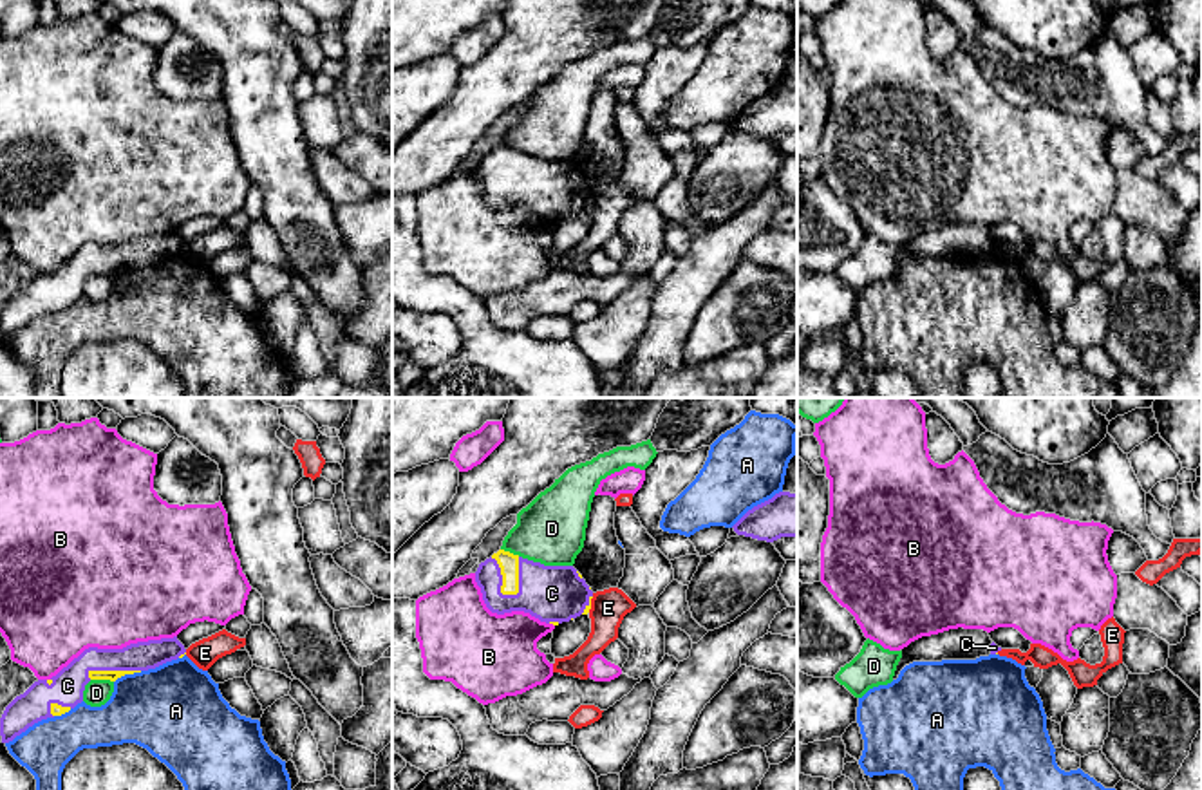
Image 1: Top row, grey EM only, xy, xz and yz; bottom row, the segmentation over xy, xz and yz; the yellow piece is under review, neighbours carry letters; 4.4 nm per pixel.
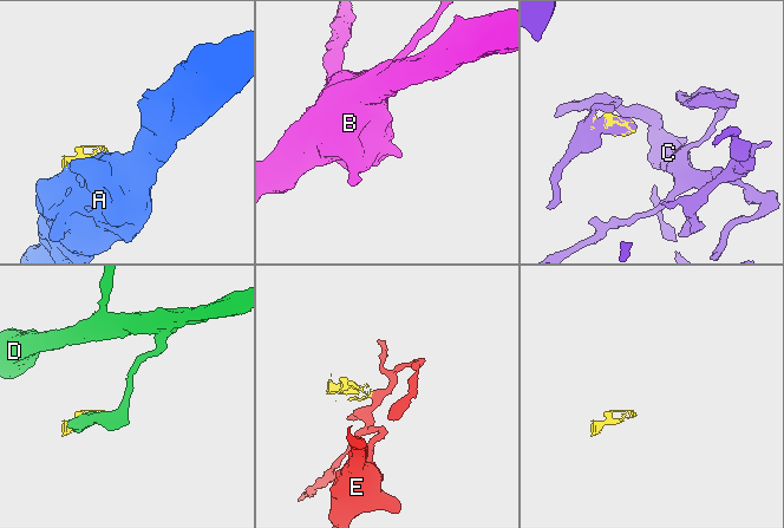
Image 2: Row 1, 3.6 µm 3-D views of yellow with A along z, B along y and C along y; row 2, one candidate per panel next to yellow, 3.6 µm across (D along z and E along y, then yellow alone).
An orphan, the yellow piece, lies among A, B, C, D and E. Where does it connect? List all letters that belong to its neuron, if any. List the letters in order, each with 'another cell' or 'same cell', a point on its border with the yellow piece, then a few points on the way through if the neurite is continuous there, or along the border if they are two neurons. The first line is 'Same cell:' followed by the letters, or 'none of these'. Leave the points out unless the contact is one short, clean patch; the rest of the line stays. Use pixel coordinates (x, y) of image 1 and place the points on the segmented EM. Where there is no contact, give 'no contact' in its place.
Same cell: C
A: another cell; contact xy (127, 673)
B: another cell; contact xz (552, 622)
C: same cell; contact xz (503, 581)
D: another cell; contact xy (102, 678); border xy (91, 678), (109, 678), (112, 682)
E: another cell; contact xz (590, 604); border xz (593, 597), (588, 611)

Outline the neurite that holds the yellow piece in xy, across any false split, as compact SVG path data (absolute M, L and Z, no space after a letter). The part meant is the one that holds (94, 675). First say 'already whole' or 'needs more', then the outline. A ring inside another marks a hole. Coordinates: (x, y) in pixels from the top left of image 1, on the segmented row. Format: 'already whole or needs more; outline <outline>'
needs more; outline M174 638L130 644L123 649L89 647L51 680L34 682L16 696L0 718L2 743L13 741L34 723L61 716L83 701L90 680L116 682L125 674L155 669L183 658L184 645Z

